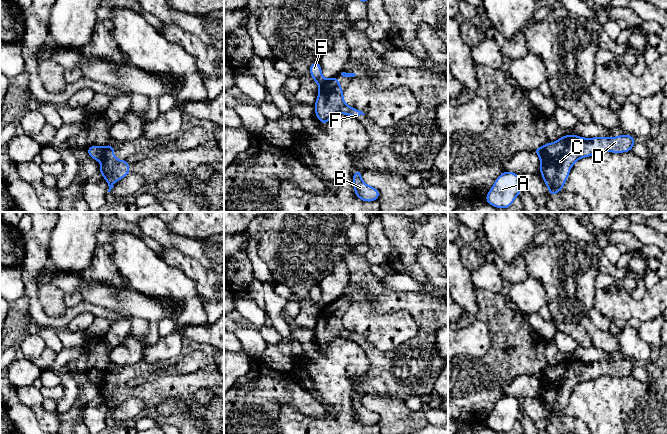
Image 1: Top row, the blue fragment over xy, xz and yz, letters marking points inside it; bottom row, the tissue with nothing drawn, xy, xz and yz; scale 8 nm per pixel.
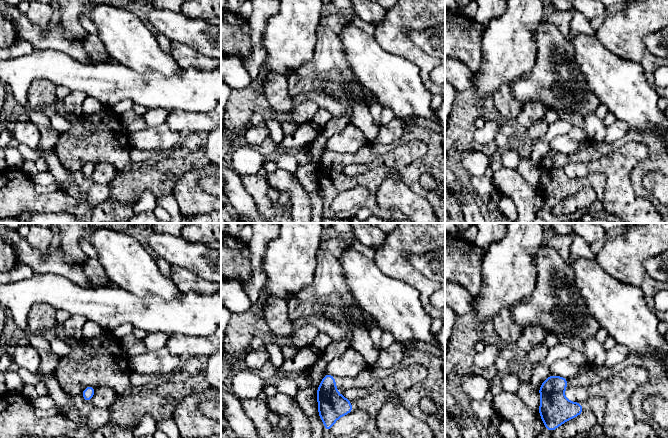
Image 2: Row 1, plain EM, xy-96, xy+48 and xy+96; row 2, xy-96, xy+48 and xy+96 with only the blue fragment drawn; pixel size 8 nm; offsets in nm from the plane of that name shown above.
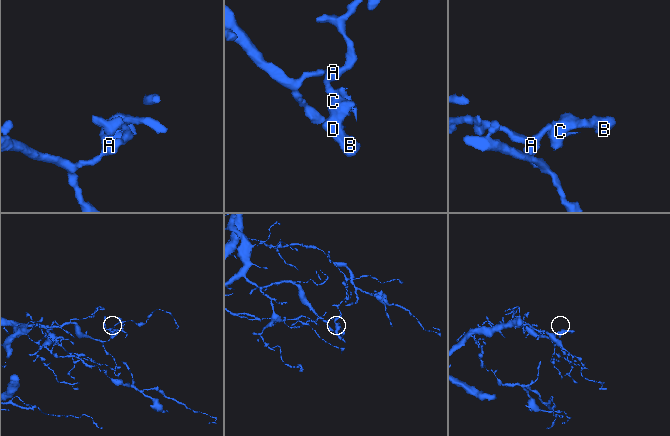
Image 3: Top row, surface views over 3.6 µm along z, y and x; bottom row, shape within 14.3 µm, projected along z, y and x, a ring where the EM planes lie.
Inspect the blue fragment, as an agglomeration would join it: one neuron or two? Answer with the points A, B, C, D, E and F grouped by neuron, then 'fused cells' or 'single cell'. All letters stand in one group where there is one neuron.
A E / B C D F; fused cells

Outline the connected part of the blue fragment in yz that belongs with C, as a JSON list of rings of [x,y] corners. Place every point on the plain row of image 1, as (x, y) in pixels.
[[[572,357],[559,362],[554,367],[546,366],[540,380],[540,398],[549,412],[549,421],[561,416],[570,393],[578,383],[595,379],[601,375],[631,376],[636,364],[629,358],[587,363]]]

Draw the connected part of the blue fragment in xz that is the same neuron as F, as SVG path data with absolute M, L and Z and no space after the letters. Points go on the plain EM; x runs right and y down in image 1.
M338 300L326 304L320 310L318 321L317 321L316 327L314 328L314 331L315 331L316 340L322 348L327 348L329 346L330 342L334 338L338 338L338 337L346 338L346 339L352 340L356 343L358 343L361 338L365 339L362 335L360 335L356 332L351 332L344 326L343 314L341 312L341 309L338 306Z

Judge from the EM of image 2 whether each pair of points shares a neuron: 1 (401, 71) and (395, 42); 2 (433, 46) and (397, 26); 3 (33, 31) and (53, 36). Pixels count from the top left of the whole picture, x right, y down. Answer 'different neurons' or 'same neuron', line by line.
1: different neurons
2: different neurons
3: same neuron

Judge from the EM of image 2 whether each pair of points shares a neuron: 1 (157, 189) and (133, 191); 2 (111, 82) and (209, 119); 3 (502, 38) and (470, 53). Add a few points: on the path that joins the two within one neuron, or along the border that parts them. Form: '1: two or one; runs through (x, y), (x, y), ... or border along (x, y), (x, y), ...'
1: one; runs through (151, 186), (139, 186)
2: two; border along (169, 110), (210, 111)
3: two; border along (485, 28), (480, 44), (480, 66), (474, 72)

